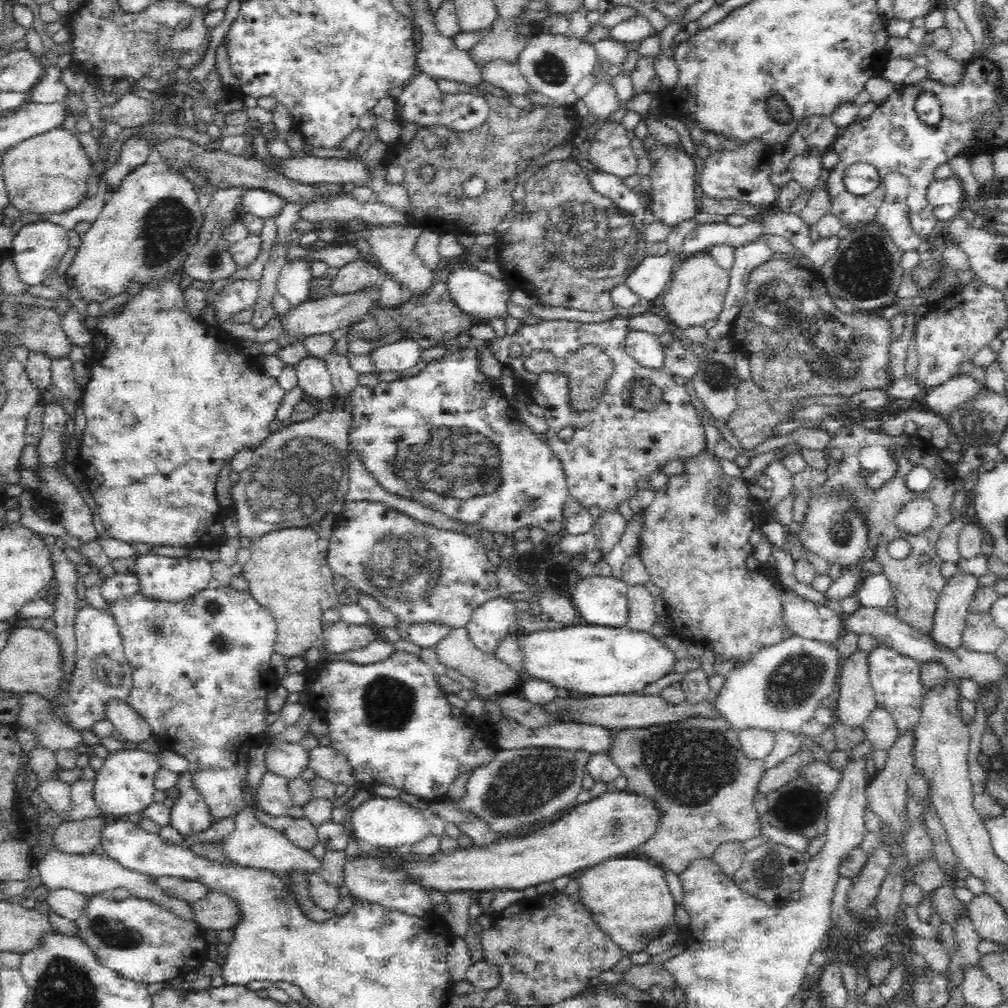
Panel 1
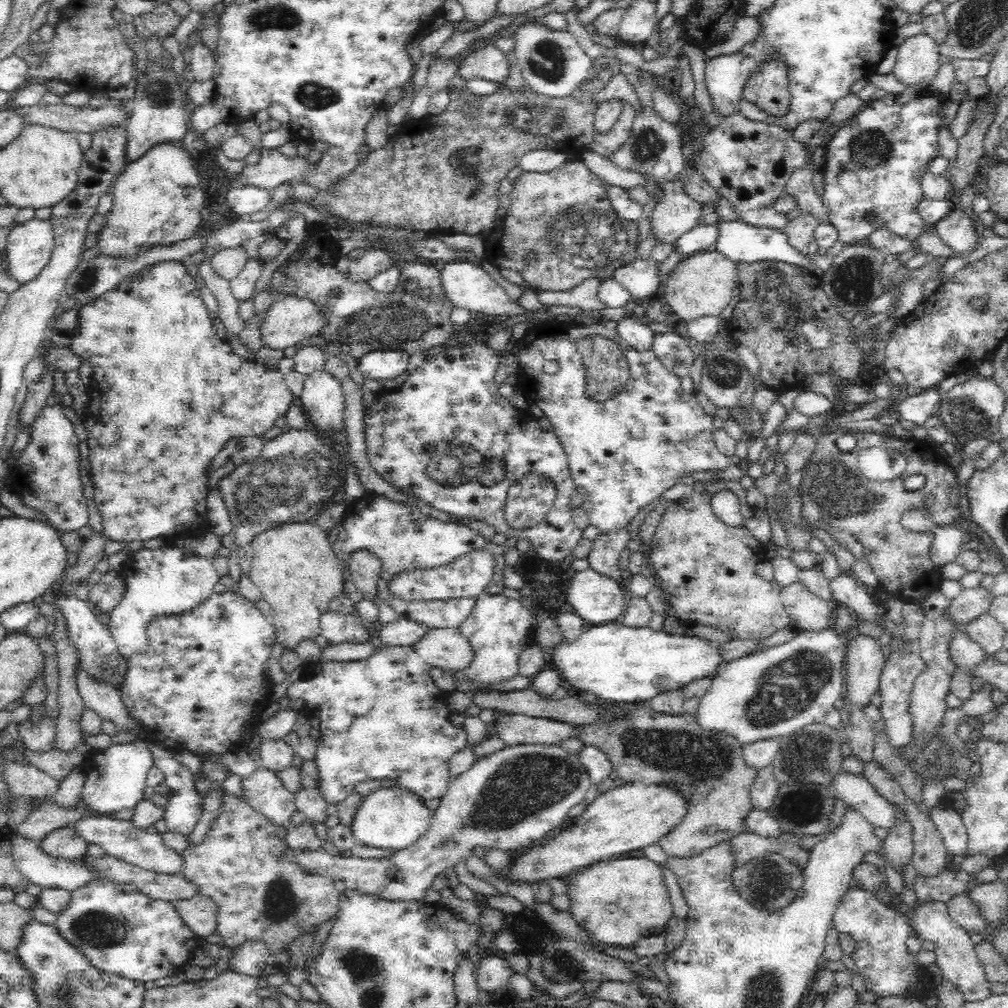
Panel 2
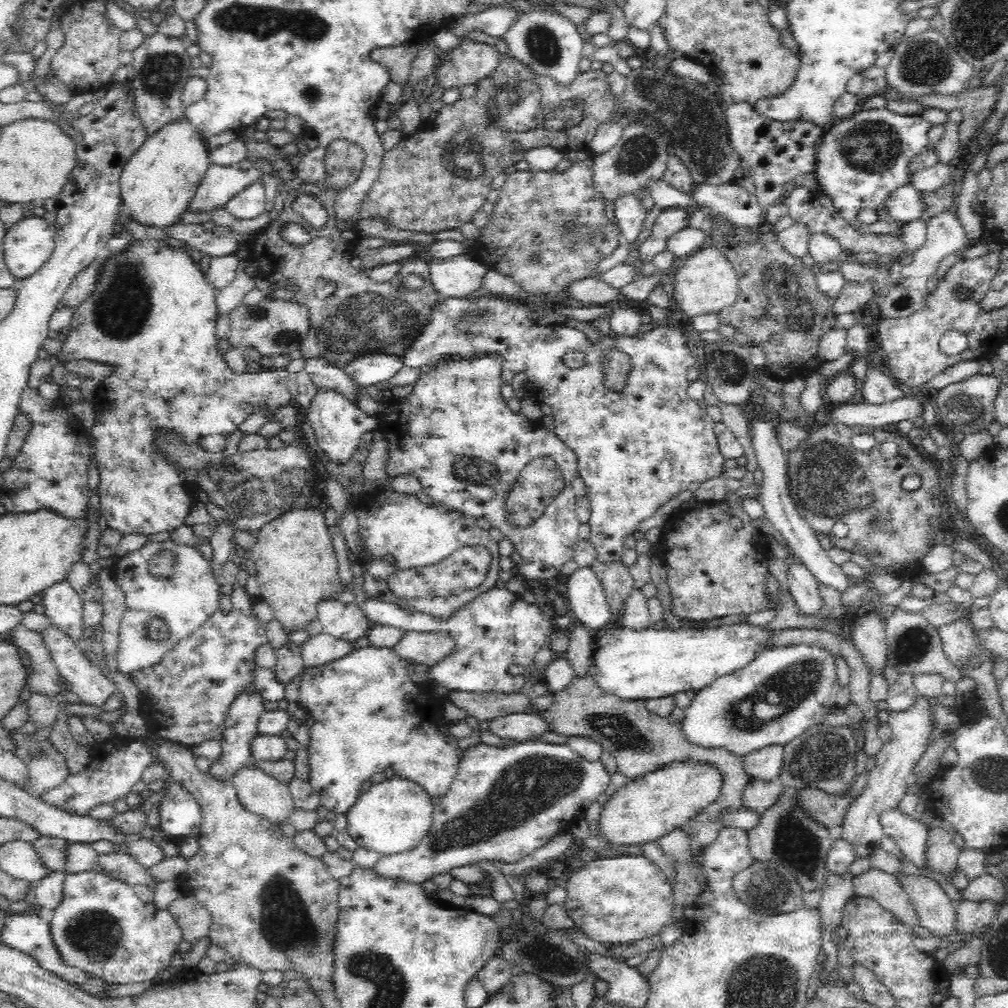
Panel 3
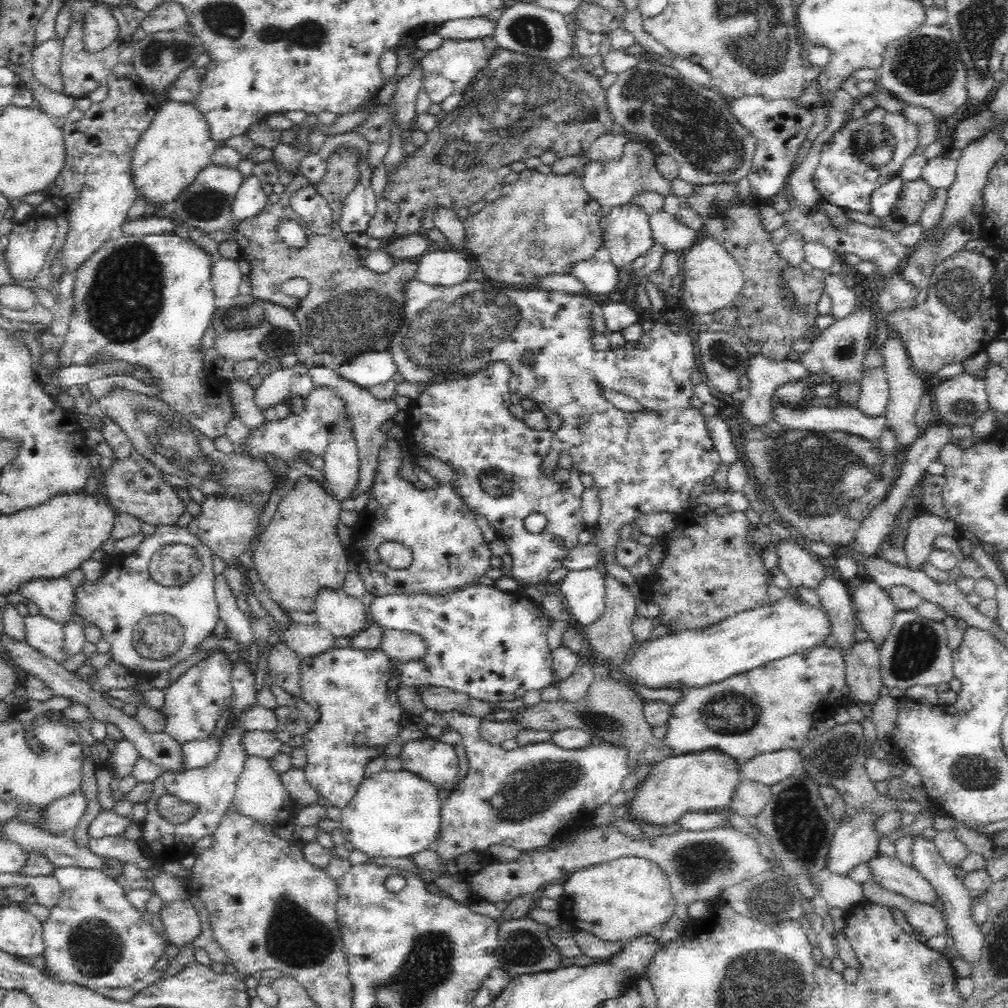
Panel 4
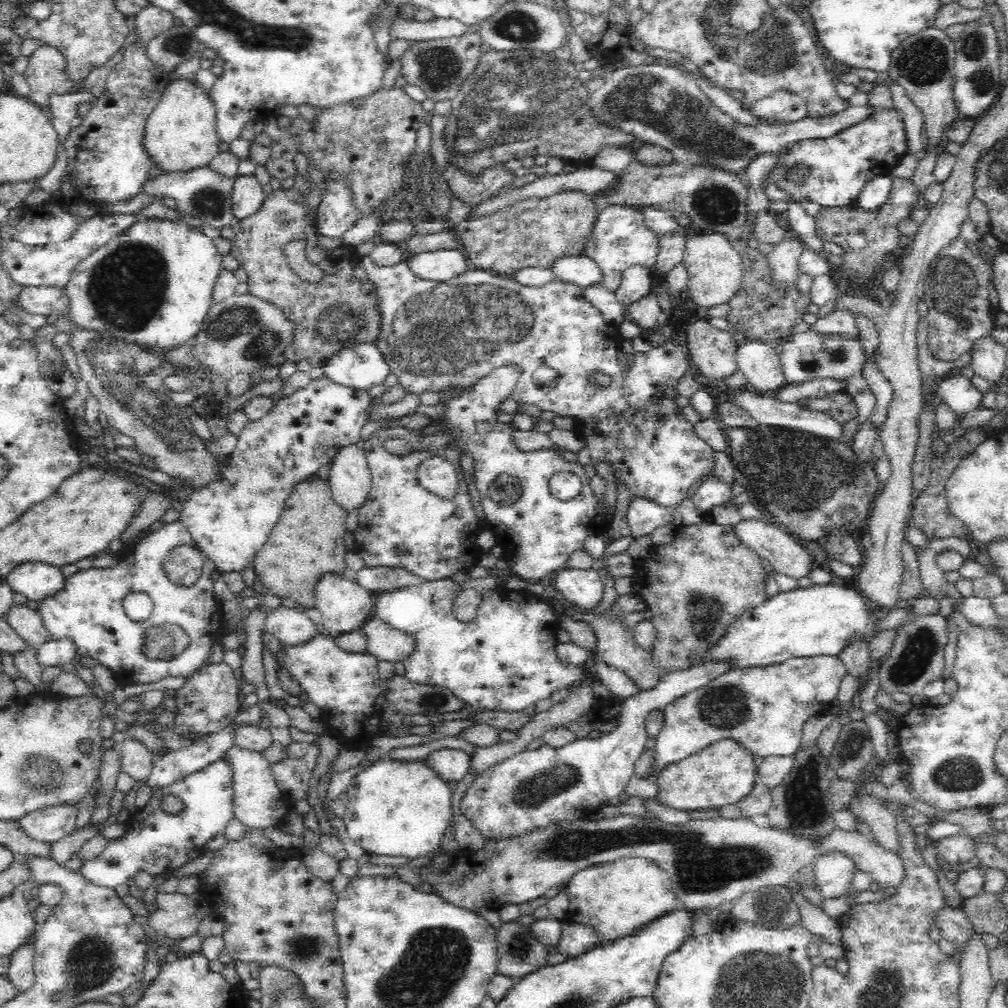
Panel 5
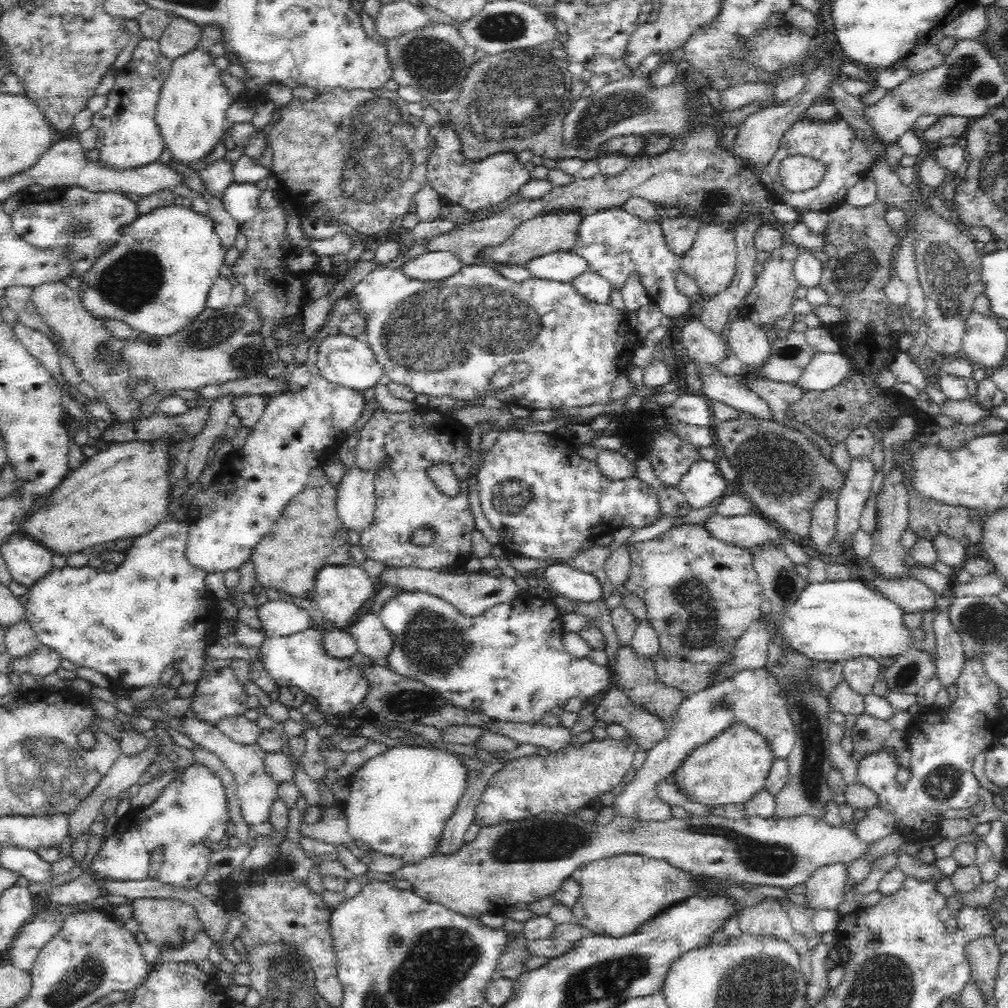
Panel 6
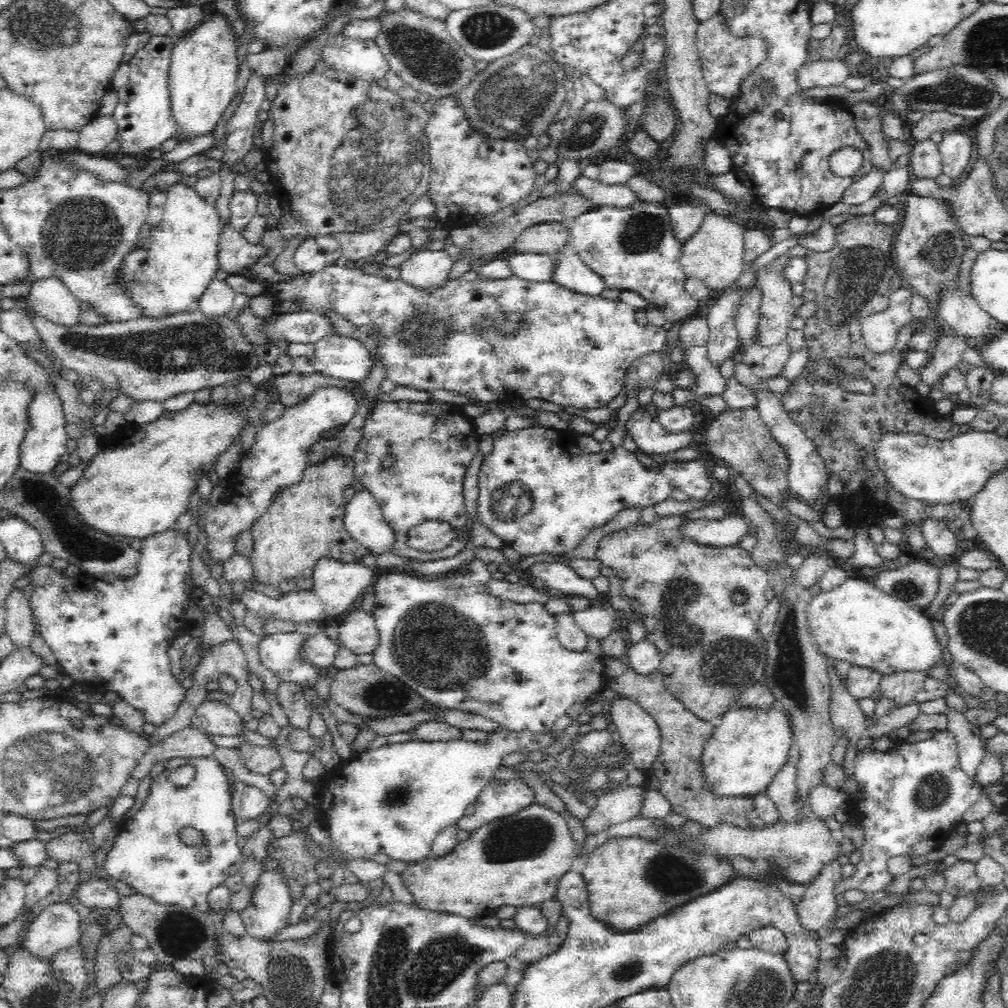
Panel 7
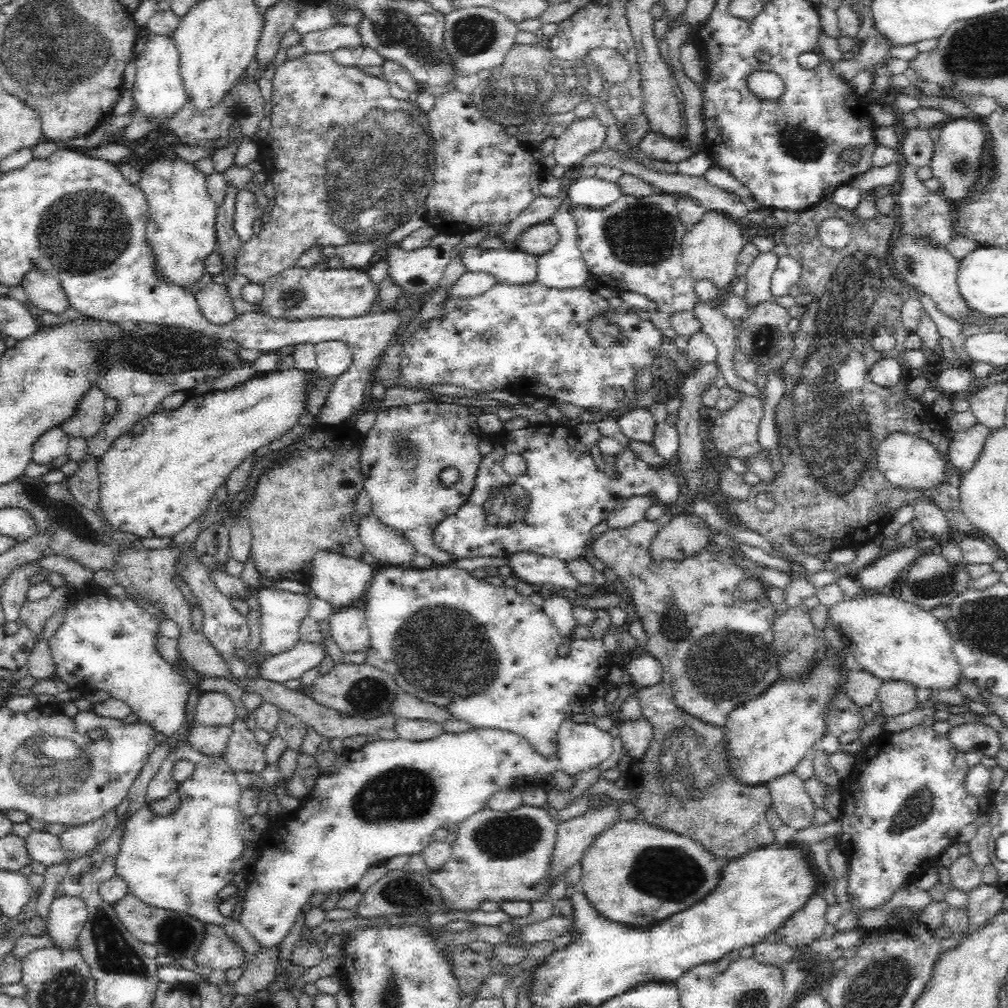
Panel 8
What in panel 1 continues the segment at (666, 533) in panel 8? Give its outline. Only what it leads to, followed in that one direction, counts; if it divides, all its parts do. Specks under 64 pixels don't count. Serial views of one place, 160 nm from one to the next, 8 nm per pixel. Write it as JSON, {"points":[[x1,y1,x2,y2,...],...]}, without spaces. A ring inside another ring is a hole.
{"points":[[791,590,781,591,784,622,793,635,835,646,844,635,841,617,821,604,802,600]]}

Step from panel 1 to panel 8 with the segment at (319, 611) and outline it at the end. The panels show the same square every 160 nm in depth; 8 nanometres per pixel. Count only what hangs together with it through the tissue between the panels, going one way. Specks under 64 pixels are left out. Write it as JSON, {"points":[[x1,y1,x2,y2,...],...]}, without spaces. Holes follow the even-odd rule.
{"points":[[306,425,302,436,278,450,271,466,259,474,246,513,252,531,251,554,255,568,262,577,276,581,296,580,302,584,309,584,313,558,318,551,336,552,358,560,362,559,366,552,358,532,358,515,354,510,358,496,364,490,364,479,359,467,361,446,358,442,362,435,350,426,340,432,334,432,334,428,330,432,331,428]]}

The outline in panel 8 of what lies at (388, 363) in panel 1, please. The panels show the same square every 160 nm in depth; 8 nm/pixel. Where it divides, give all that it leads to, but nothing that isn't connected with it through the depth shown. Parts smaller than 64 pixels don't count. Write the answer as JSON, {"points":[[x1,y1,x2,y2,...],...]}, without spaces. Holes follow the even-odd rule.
{"points":[[338,339,318,342,315,344,315,352,318,372,324,377,335,378,344,374,353,362,353,355,346,342]]}

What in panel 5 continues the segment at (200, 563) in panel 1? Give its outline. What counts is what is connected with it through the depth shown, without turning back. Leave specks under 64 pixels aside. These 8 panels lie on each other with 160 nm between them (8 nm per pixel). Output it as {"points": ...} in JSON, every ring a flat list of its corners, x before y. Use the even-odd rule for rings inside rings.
{"points":[[176,520,171,523,165,523,161,528,156,531,150,532,144,537,132,550,132,554,128,554,122,562,117,563,116,566,108,567,108,568,98,568,98,567,90,567,88,569,78,570,74,576,70,578,66,578,64,590,61,590,60,593,56,594,56,596,52,598,48,598,44,602,39,603,40,615,42,615,42,621,44,621,44,625,46,625,46,629,50,631,50,635,52,635,52,639,61,639,65,636,72,637,74,639,74,643,78,645,76,648,78,654,88,654,91,658,97,659,100,664,106,666,114,672,115,674,123,674,123,678,130,678,132,680,132,684,146,684,150,682,158,682,158,680,162,680,162,678,166,678,166,676,184,676,188,678,196,669,206,665,206,660,208,660,208,656,210,656,210,652,212,652,212,646,214,642,219,641,223,634,224,622,222,615,222,610,220,609,220,605,216,600,216,595,214,594,214,577,218,574,218,570,216,570,216,564,212,562,210,559,204,559,202,574,198,578,198,580,189,587,178,587,175,588,173,582,170,582,164,574,159,573,159,569,161,566,161,560,166,558,168,552,172,550,176,546,180,546,182,544,186,544,186,546,196,546,194,543,194,539,192,535,190,535,190,531,180,522,180,520],[142,592,147,594,152,601,152,612,150,616,146,618,146,620,141,621,133,621,128,617,126,611,123,607,123,600,130,593]]}

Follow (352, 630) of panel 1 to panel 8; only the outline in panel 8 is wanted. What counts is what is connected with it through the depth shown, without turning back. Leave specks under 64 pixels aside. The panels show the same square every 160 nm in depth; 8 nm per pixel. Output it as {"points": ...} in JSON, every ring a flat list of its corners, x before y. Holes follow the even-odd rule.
{"points":[[320,550,313,558,309,585,314,596,327,600,336,609,342,609,366,593,373,576,372,564,366,563,363,559,348,558,343,554]]}

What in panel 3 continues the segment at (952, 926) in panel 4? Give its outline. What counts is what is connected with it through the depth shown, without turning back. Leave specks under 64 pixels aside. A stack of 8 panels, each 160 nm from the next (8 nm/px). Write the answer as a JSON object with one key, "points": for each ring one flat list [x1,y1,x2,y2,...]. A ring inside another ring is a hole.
{"points":[[898,807,878,813,882,833,894,838,906,860,913,862,917,868,925,868,923,850,926,845,926,828,912,815,906,814]]}

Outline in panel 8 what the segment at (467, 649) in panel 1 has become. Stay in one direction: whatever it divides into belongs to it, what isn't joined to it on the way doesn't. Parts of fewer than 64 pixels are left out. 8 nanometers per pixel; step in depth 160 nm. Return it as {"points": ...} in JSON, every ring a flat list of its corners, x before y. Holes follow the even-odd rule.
{"points":[[355,607,338,609,326,621,332,640,342,652,360,652,369,649,369,626,365,611]]}

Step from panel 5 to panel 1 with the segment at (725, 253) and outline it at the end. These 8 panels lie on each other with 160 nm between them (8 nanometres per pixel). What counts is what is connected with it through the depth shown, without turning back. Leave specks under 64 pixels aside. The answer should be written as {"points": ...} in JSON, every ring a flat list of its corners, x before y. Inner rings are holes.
{"points":[[697,254,685,259,673,271,673,278,665,291,666,319,682,330,714,320,722,312,728,284,729,271,720,268,710,254]]}

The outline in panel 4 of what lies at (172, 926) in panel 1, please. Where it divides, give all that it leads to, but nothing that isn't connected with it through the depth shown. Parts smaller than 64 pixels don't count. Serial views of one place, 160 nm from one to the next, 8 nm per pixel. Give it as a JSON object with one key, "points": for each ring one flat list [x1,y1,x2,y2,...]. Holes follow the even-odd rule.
{"points":[[77,866,55,867,52,875,58,879,61,888,61,897,58,904,49,909,48,918,42,922,43,938,46,945,46,948,44,948,44,962,46,963,46,968,43,970,46,970,47,974,63,982,80,984,86,988,102,991,106,987,110,989,127,988,136,980,143,979,144,976,152,972,154,964,156,964,160,958,164,957,166,948,168,948,168,944,171,944,171,942,169,941,168,935,166,935,164,927,162,930,156,930,156,928,152,926,152,923,148,922,148,920,142,916,142,912,138,911,138,909,126,899,124,885,118,884,118,882,116,882,116,877,112,877,112,875,103,870]]}

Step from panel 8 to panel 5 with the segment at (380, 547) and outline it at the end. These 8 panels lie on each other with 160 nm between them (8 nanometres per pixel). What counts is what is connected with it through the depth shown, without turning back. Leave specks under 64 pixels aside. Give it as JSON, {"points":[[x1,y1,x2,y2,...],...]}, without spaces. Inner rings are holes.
{"points":[[362,442,343,446,329,462,327,481,333,500,347,512,360,508,370,492,371,472,364,452]]}

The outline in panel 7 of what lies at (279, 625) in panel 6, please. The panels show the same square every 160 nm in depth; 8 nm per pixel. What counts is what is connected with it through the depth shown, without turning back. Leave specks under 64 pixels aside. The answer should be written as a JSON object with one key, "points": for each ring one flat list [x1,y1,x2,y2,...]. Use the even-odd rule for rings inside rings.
{"points":[[246,588,234,598,262,619,273,616,292,622,318,622,324,617,323,602,310,589,294,590,280,599,272,599,260,591]]}

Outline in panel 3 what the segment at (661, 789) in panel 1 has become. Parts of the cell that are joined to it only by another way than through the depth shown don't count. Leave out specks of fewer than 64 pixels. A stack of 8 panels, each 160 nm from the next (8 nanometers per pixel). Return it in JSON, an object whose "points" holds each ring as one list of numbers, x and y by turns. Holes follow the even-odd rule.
{"points":[[588,674,575,676,564,690,554,694,554,698,550,707,540,714,551,725,552,731,566,737,594,740,602,749,610,752,618,766,617,772,626,775,628,780,657,772,674,762,691,761,710,765,718,773,721,781,718,796,680,827,682,833,699,848,711,846,718,839,725,828,722,821,724,810,744,808,742,792,753,779,745,772,743,756,732,754,722,746,706,748,693,744,684,735,683,722,674,722,669,717,661,718,649,712,642,700,622,701,614,695,603,694]]}

